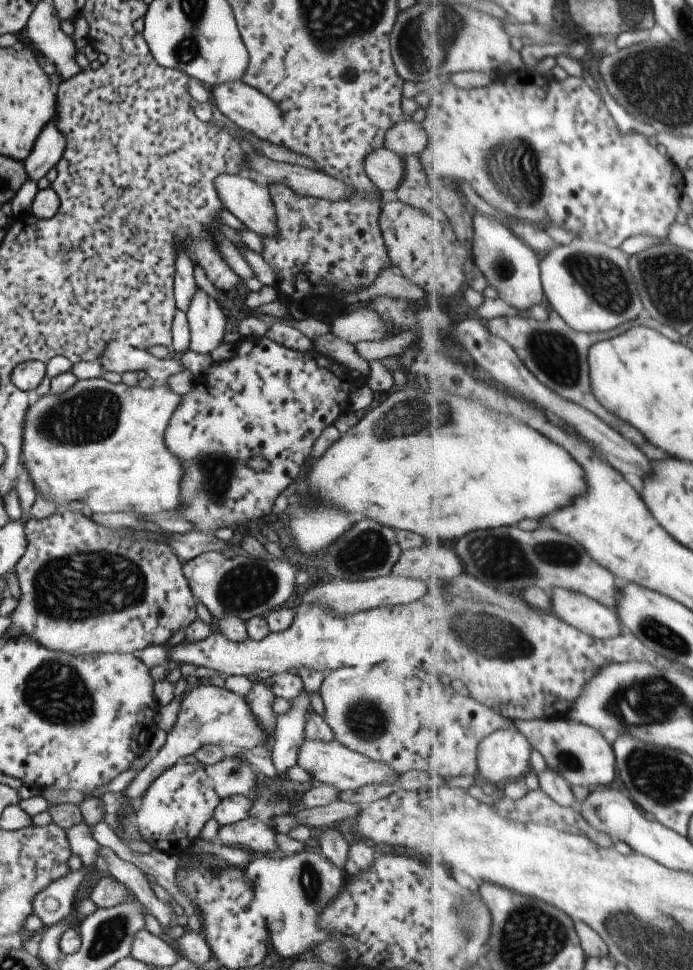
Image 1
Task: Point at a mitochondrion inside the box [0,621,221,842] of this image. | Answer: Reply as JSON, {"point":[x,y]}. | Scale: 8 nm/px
{"point":[54,690]}

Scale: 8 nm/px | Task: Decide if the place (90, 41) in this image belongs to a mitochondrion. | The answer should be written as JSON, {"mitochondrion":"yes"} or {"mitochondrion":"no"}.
{"mitochondrion":"no"}

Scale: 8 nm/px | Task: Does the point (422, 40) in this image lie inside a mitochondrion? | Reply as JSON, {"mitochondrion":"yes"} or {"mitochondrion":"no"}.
{"mitochondrion":"yes"}

